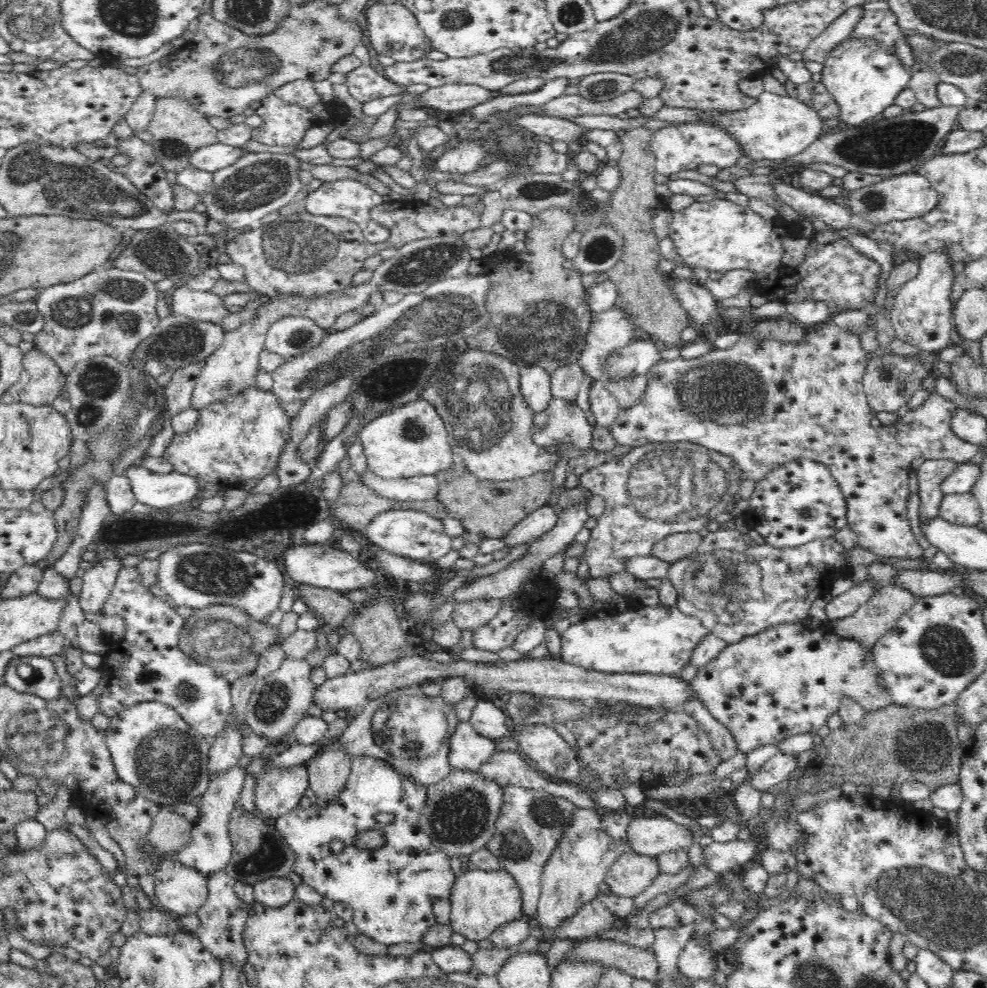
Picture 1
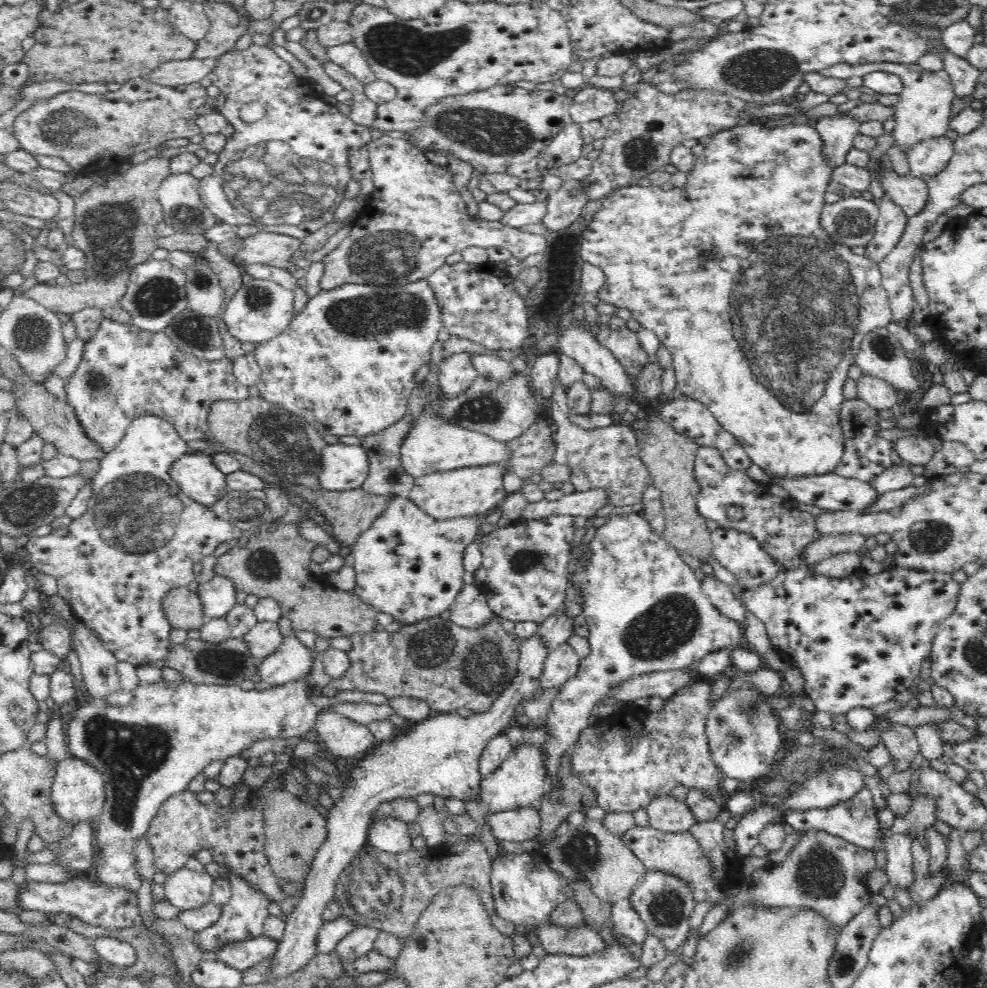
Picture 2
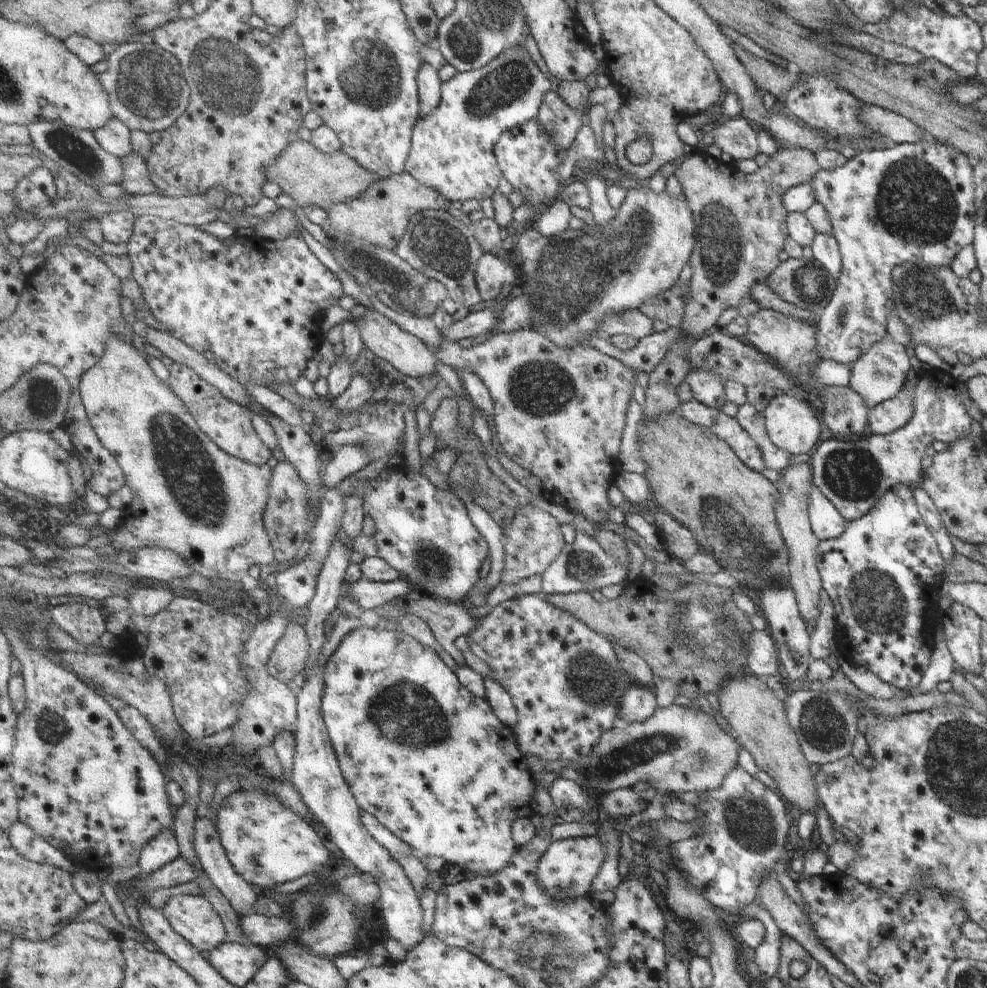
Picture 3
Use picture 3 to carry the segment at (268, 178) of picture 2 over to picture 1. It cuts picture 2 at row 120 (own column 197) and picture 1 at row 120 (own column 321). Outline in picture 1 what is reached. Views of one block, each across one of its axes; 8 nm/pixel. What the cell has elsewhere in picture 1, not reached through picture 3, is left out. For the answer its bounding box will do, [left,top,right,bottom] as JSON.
[250,93,350,146]

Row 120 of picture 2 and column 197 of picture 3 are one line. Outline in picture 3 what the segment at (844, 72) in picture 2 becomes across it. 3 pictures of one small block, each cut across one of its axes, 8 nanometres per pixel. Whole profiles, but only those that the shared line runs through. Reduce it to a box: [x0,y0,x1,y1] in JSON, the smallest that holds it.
[162,895,229,952]

